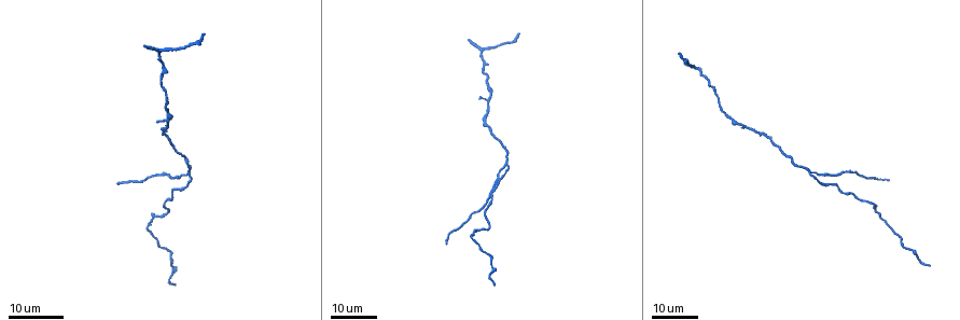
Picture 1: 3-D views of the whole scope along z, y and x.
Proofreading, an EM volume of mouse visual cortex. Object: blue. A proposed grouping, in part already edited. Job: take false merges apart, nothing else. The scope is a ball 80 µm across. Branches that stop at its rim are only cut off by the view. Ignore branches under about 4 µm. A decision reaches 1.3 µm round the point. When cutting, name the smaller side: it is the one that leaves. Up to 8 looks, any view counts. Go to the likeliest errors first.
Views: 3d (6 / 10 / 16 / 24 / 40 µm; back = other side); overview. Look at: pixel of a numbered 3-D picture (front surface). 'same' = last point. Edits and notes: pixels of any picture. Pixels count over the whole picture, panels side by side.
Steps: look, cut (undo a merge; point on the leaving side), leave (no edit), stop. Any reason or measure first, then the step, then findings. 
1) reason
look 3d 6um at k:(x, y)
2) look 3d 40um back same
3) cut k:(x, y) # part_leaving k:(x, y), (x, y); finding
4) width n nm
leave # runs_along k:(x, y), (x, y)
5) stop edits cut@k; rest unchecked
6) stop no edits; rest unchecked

arms part here
look 3d 24um at 1:(187, 177)

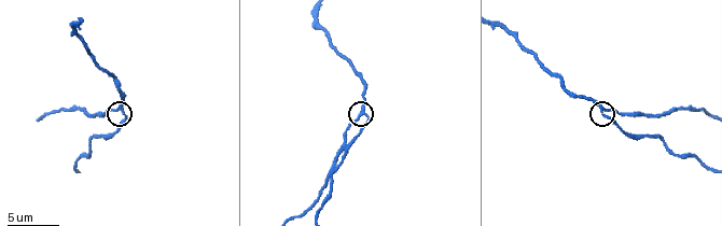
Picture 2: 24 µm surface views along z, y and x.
closer look
look 3d 6um at 2:(601, 111)

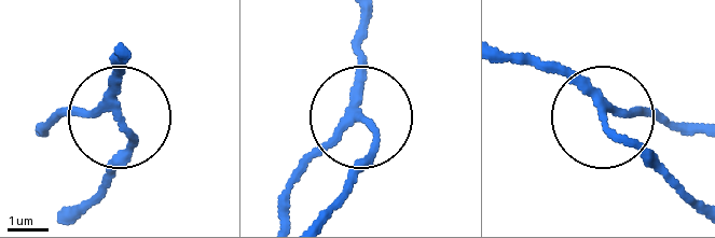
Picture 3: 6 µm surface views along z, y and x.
leave # runs_along 3:(504, 50), (555, 64), (607, 115), (675, 122); one neuron here

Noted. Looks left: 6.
calibre changes
look 3d 16um at 1:(164, 214)

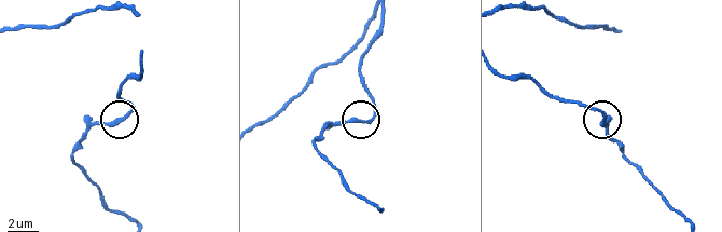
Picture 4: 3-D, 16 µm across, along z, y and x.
look 3d 10um at 4:(604, 115)

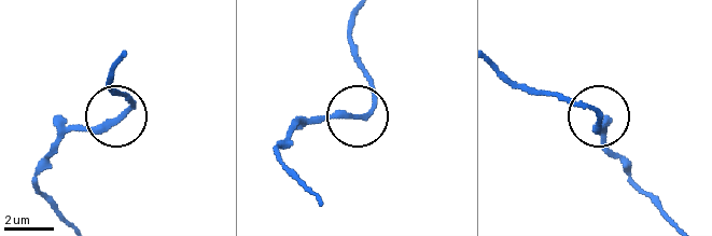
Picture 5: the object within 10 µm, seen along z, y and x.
leave # continuous, no second neuron

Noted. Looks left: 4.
calibre changes
look 3d 24um at 1:(910, 248)

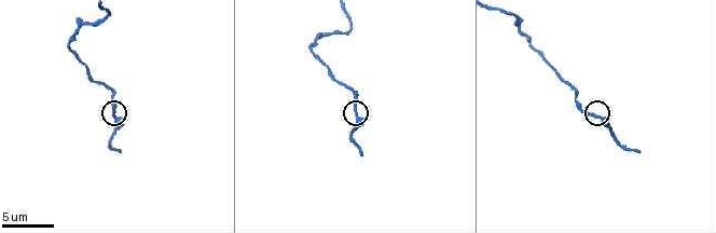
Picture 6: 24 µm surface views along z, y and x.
look 3d 6um at 6:(357, 112)

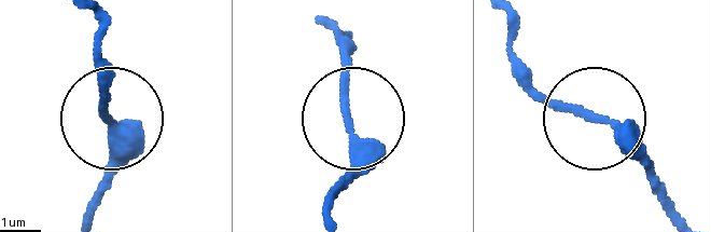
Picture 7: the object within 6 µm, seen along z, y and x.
look 3d 6um back at 7:(348, 120)

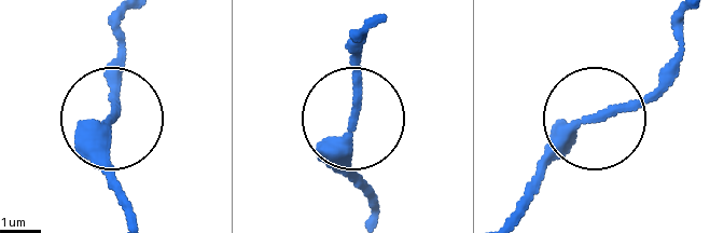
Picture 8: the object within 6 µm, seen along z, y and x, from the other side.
leave # runs_along 8:(126, 15), (106, 139), (112, 187); one neuron here

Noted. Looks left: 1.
stop no edits; rest unchecked

